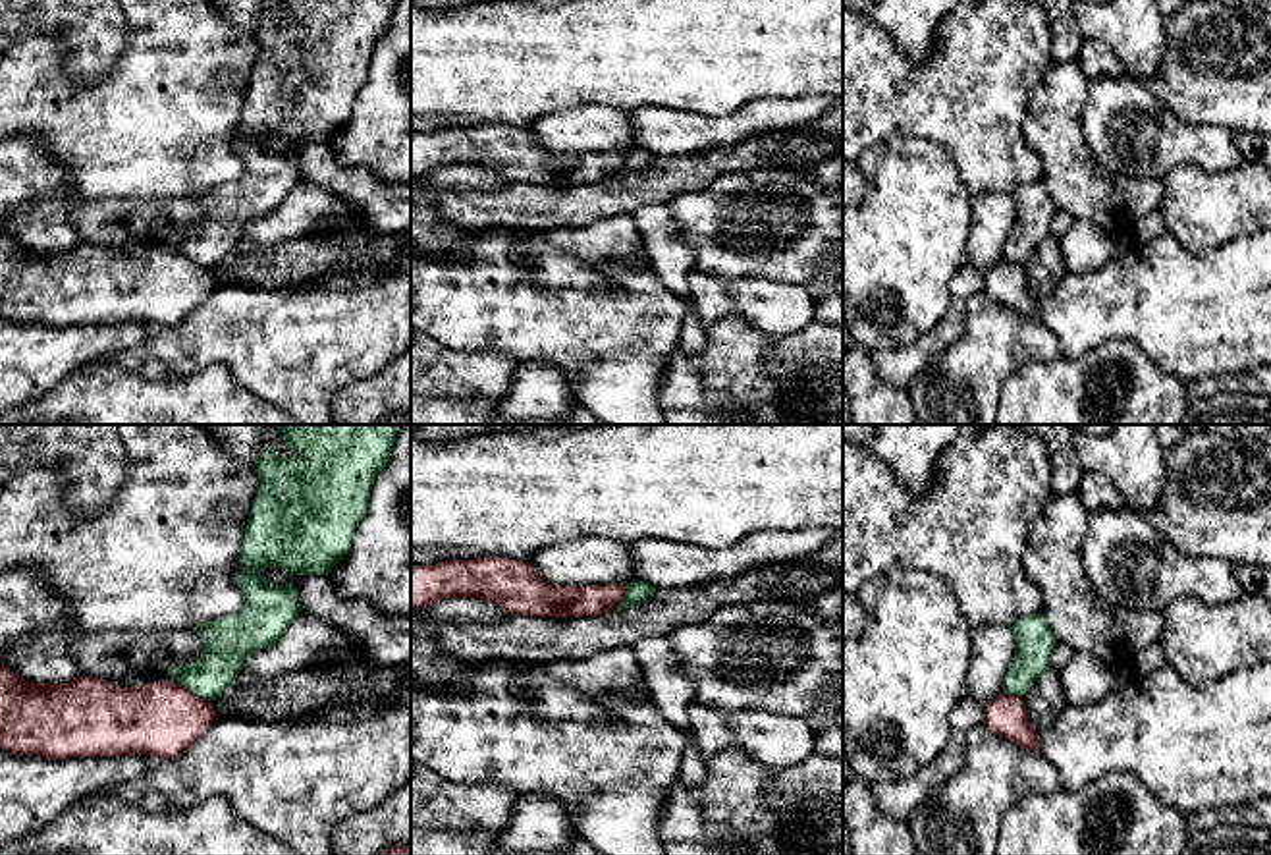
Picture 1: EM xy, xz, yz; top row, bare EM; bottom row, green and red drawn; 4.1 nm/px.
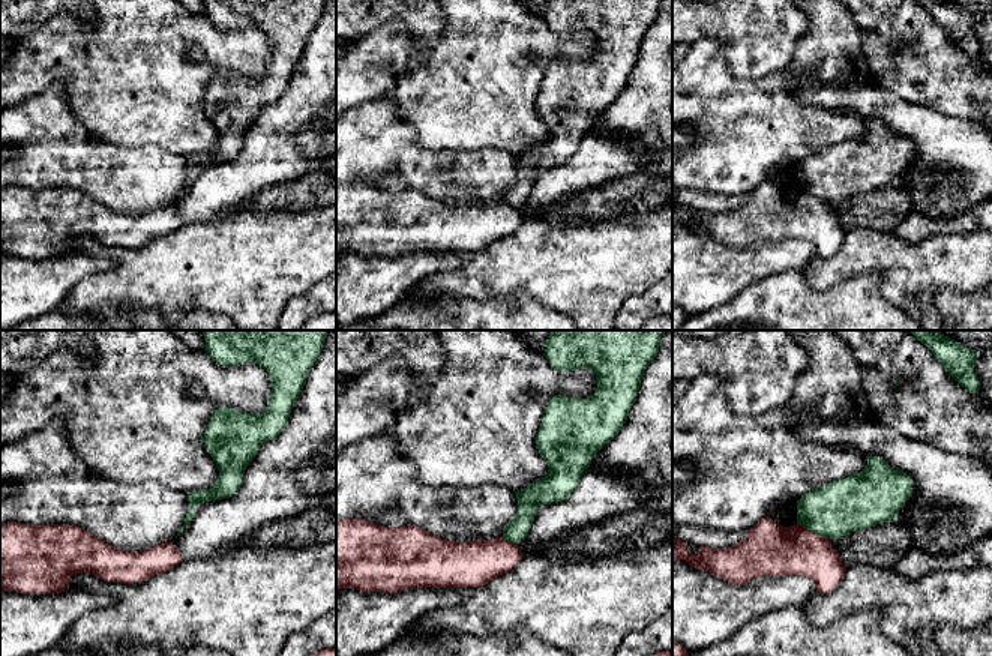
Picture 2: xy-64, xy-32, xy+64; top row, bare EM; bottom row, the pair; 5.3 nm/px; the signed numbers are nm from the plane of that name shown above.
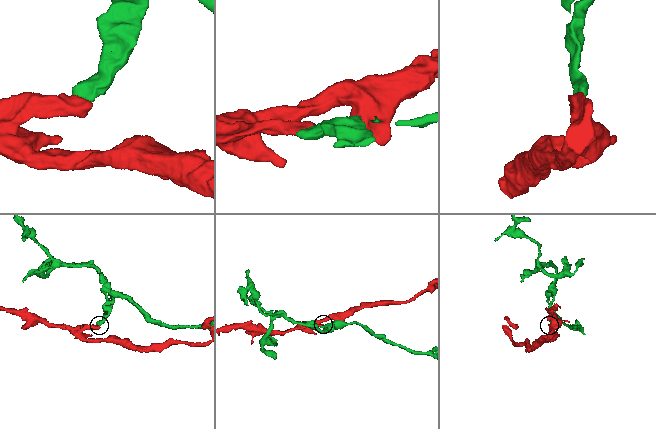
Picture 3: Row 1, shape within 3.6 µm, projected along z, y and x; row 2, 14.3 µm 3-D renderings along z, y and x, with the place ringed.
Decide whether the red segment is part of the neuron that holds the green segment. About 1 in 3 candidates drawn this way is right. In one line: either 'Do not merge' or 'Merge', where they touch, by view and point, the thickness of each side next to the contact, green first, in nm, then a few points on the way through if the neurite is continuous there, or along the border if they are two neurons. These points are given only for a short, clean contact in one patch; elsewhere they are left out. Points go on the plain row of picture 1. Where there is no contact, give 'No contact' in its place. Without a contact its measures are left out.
Do not merge. Touches green at xy (193, 261). Thickness 200 nm (green) against 320 nm. Boundary: xy (178, 249), (209, 269)

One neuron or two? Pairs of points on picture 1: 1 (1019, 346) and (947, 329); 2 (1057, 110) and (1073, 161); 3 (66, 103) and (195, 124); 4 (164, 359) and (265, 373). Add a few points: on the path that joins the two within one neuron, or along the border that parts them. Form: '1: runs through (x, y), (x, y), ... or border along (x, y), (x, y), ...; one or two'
1: border along (982, 290), (967, 302), (965, 330), (930, 361); two
2: runs through (1057, 122), (1061, 149); one
3: runs through (99, 124), (162, 124); one
4: runs through (189, 352), (240, 352); one

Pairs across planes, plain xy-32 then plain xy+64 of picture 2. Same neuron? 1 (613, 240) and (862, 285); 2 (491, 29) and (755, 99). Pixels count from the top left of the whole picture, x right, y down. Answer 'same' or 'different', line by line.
1: different
2: same

